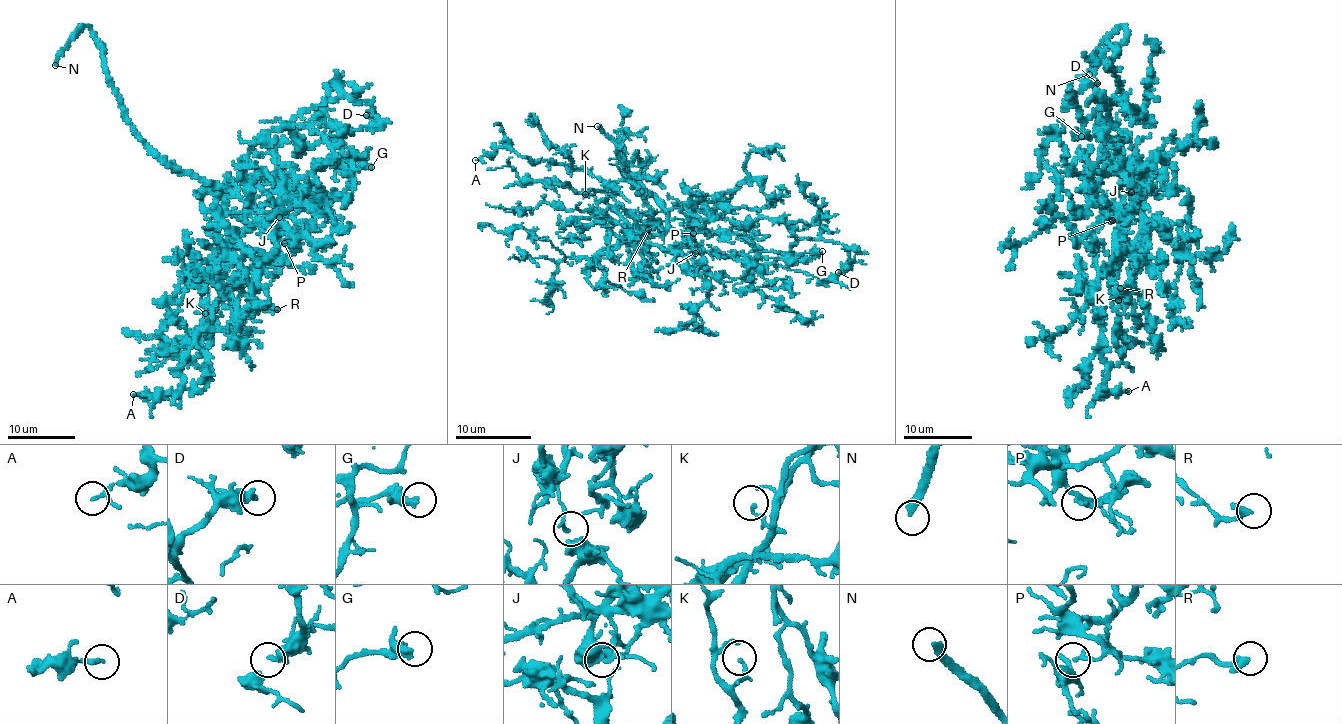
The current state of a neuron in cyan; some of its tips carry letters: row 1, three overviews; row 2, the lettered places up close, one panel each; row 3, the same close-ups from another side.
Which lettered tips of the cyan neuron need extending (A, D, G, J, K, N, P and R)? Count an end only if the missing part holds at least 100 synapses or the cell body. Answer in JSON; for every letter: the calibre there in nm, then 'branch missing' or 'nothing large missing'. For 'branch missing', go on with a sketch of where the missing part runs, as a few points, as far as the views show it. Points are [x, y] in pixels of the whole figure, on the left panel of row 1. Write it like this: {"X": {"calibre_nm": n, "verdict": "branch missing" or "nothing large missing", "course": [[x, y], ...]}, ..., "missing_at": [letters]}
{"A": {"calibre_nm": 130, "verdict": "nothing large missing"}, "D": {"calibre_nm": 360, "verdict": "nothing large missing"}, "G": {"calibre_nm": 240, "verdict": "nothing large missing"}, "J": {"calibre_nm": 160, "verdict": "nothing large missing"}, "K": {"calibre_nm": 140, "verdict": "nothing large missing"}, "N": {"calibre_nm": 240, "verdict": "branch missing"}, "P": {"calibre_nm": 160, "verdict": "nothing large missing"}, "R": {"calibre_nm": 320, "verdict": "nothing large missing"}, "missing_at": ["N"]}

